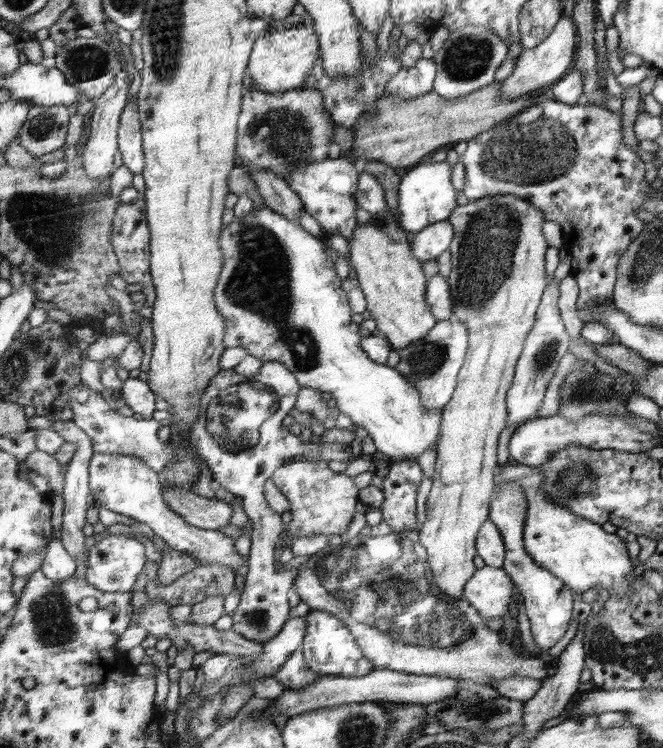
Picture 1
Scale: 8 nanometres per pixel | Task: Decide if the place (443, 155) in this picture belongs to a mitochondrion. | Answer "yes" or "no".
no

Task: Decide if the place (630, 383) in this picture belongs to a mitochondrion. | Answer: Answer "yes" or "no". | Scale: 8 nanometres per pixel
yes

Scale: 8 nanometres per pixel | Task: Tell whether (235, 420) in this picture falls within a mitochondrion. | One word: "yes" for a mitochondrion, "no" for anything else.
yes

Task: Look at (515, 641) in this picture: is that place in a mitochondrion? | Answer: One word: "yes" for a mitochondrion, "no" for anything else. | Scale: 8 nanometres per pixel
no

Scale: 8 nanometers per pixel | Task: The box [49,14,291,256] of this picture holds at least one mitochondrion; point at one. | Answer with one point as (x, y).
(84, 62)

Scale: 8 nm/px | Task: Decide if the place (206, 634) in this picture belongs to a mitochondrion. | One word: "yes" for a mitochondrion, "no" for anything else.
no

